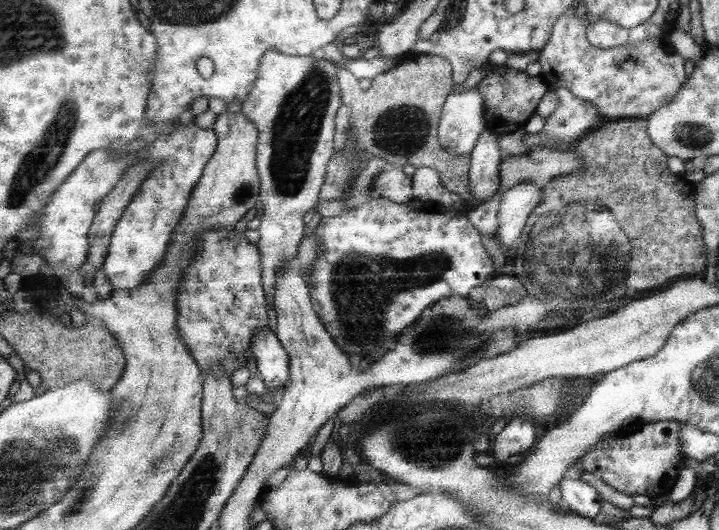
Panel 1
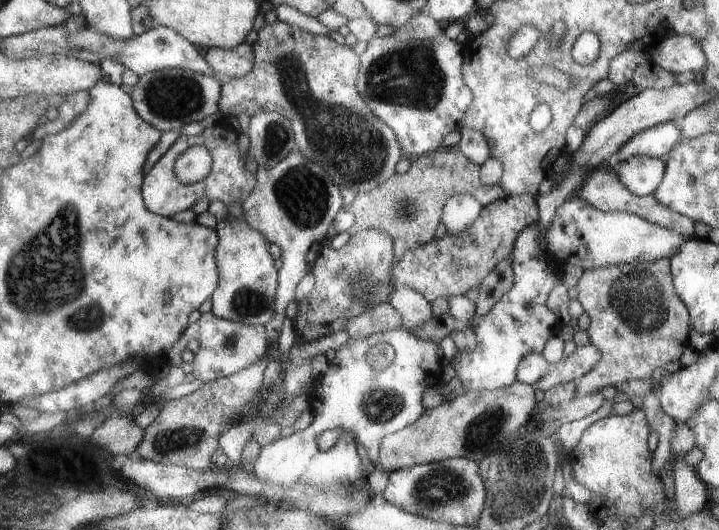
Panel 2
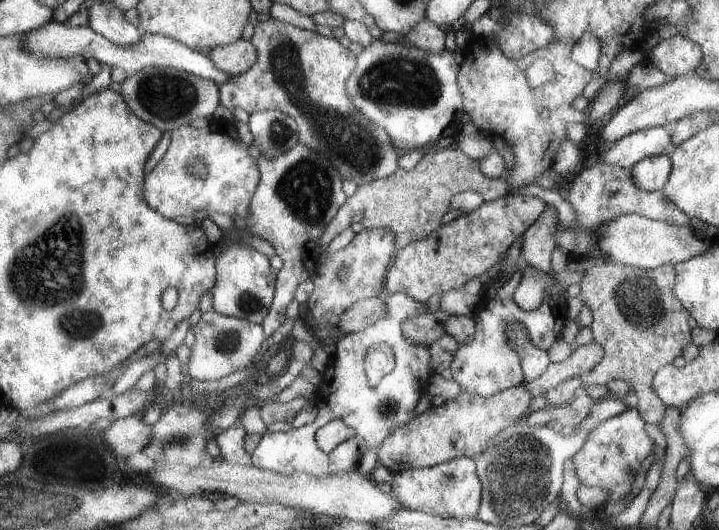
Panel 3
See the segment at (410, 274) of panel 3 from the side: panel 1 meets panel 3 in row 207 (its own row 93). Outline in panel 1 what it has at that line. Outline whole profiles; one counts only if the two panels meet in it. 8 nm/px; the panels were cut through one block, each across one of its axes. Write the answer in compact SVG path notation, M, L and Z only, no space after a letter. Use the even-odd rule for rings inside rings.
M495 66L493 72L477 86L485 96L485 114L487 114L489 128L497 130L497 134L513 134L515 130L525 128L525 124L535 116L545 94L551 92L551 86L541 76L515 72L507 66Z

